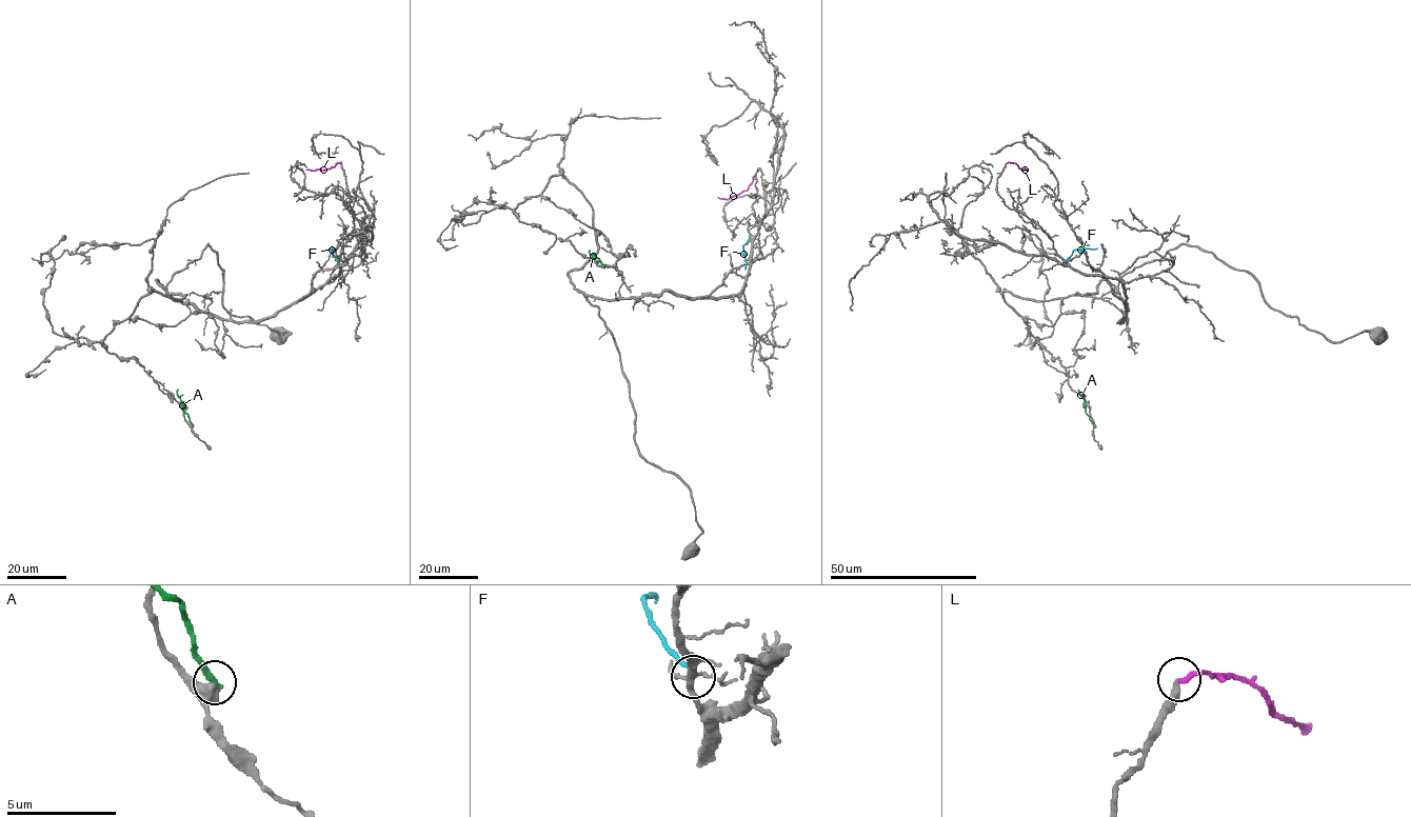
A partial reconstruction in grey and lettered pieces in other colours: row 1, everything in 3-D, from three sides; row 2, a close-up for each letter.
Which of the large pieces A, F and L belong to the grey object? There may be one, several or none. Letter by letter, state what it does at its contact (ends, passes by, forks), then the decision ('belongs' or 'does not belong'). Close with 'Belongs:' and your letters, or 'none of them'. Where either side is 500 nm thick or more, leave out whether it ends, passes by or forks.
A: it ends | does not belong
F: it ends | does not belong
L: it ends | belongs
Belongs: L

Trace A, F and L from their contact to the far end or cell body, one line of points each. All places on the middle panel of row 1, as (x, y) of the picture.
A: (604, 265), (590, 251)
F: (750, 238), (743, 247), (744, 270)
L: (753, 178), (747, 191), (727, 199), (718, 197)

